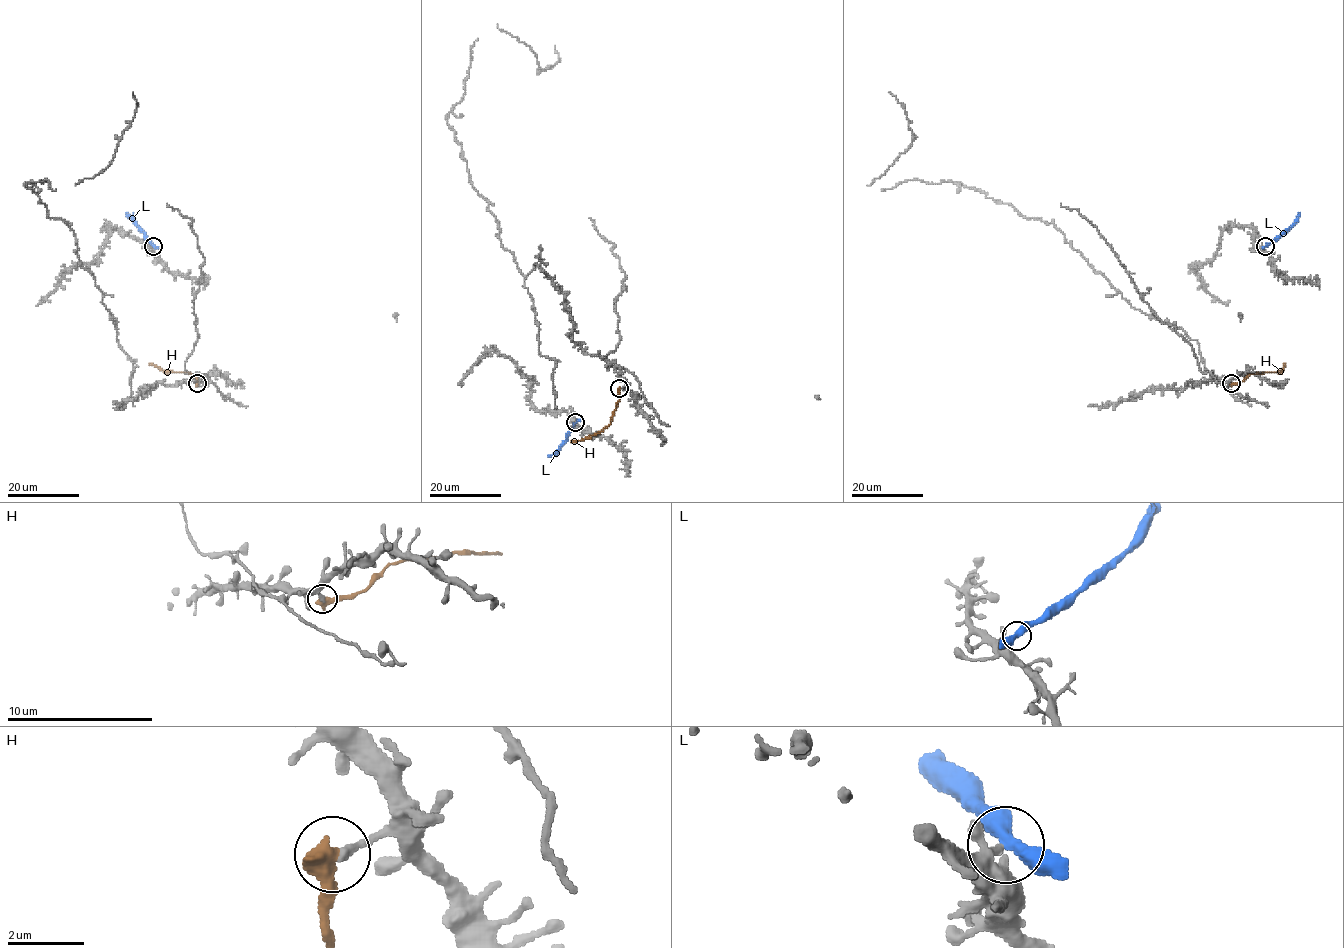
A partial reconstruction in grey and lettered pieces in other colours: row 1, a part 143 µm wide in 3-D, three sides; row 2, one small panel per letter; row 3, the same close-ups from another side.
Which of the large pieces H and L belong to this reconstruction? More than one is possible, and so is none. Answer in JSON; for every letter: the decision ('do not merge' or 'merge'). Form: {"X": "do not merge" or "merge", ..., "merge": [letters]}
{"H": "do not merge", "L": "do not merge", "merge": []}

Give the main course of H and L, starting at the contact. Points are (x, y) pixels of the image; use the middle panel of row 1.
H: (620, 389), (611, 423), (600, 432), (570, 442)
L: (575, 422), (567, 440), (553, 454), (547, 456)

